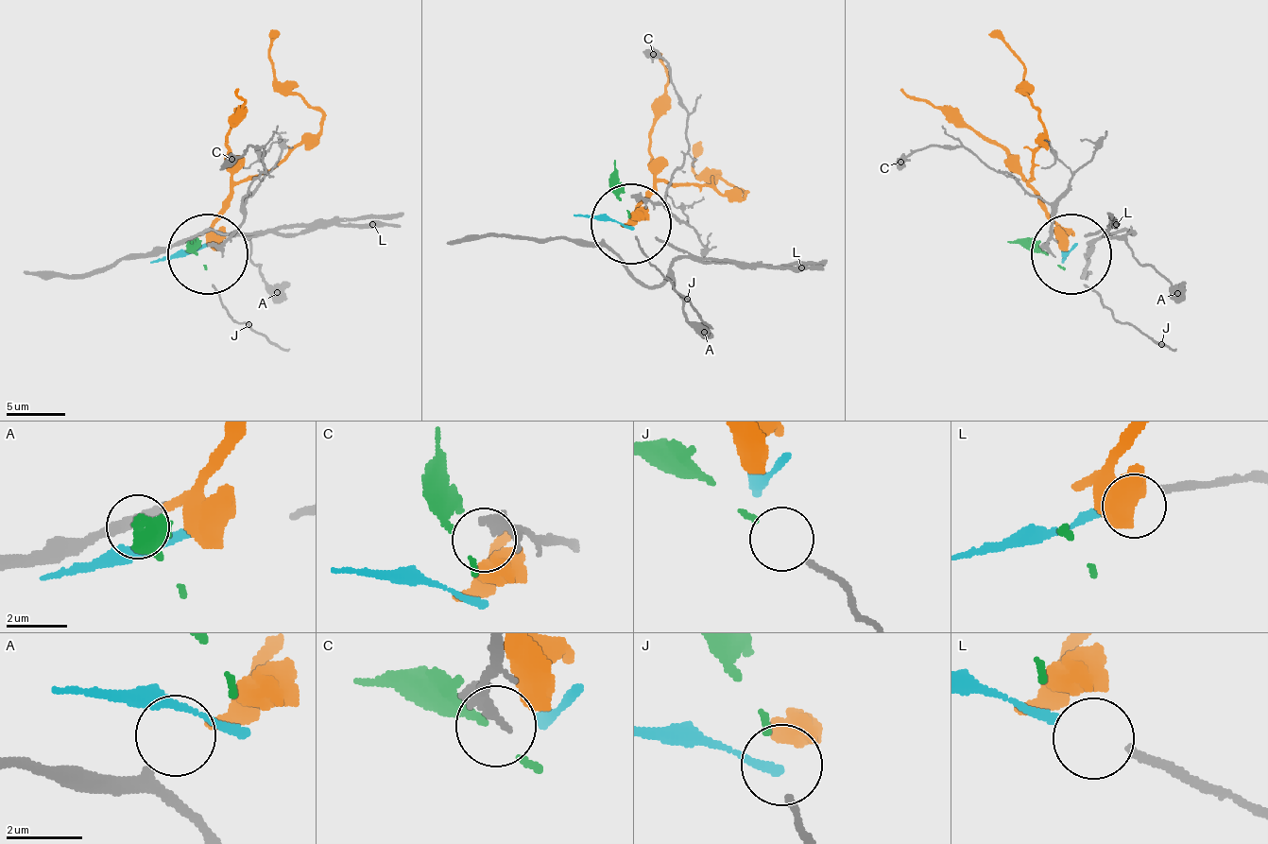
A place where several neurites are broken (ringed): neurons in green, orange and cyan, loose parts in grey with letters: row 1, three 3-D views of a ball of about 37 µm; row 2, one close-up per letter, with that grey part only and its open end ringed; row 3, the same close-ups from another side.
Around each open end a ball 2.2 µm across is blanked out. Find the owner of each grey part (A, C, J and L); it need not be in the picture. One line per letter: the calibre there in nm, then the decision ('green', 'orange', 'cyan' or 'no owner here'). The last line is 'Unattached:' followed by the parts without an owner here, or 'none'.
A: calibre 320 nm; orange
C: calibre 480 nm; no owner here
J: calibre 170 nm; green
L: calibre 240 nm; cyan
Unattached: C

